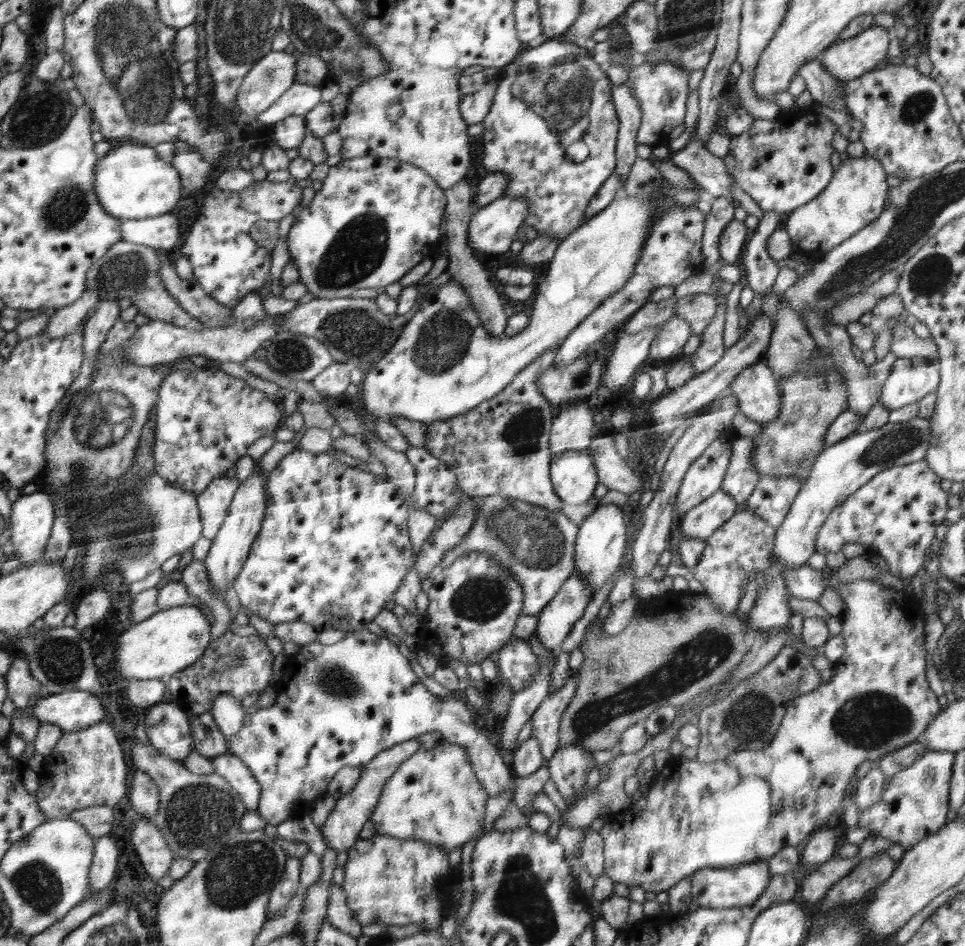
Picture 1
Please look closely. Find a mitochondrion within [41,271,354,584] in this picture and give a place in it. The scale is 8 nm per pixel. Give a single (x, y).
(112, 415)

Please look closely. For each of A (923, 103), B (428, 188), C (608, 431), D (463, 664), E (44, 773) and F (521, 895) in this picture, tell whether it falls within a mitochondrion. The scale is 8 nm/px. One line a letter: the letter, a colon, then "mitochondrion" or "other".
A: mitochondrion
B: other
C: other
D: other
E: other
F: mitochondrion

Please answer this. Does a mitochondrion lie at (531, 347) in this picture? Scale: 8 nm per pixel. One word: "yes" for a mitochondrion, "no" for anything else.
no

